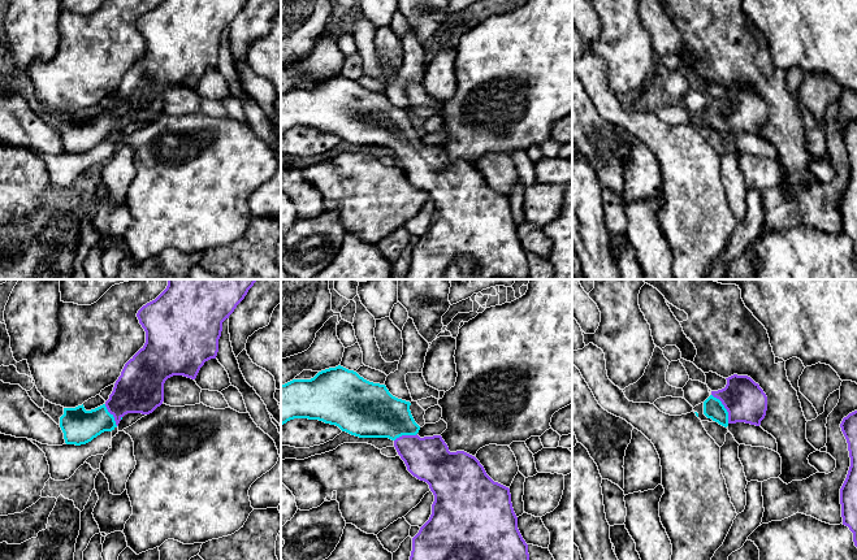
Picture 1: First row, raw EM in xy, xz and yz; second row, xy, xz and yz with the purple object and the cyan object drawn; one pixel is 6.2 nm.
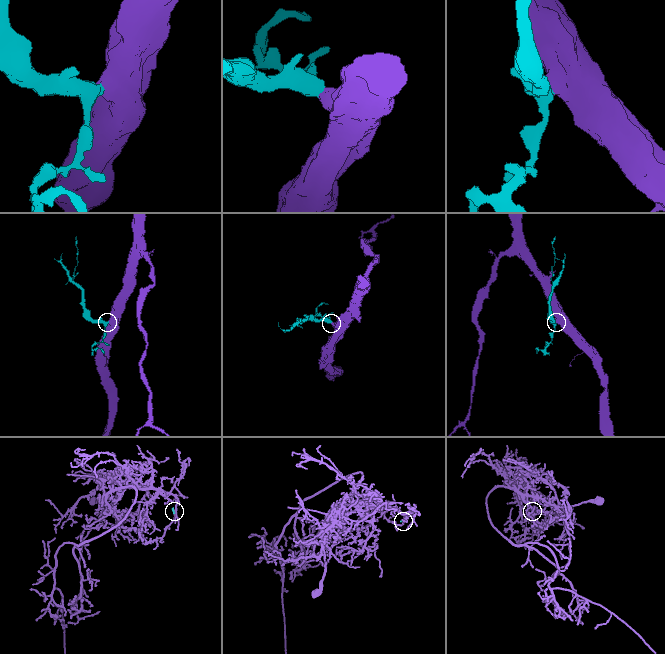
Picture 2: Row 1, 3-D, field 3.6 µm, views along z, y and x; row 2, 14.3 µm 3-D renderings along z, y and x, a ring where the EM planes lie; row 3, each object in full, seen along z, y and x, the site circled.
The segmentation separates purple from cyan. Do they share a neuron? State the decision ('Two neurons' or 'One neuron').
One neuron

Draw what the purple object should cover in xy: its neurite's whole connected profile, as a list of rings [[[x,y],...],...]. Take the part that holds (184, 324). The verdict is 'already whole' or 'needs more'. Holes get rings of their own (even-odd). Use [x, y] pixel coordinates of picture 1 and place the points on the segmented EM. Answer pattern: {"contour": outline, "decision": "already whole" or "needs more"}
{"contour": [[[166,279],[166,288],[152,301],[143,305],[137,317],[146,331],[144,346],[125,364],[109,399],[100,407],[86,411],[83,404],[64,408],[60,427],[66,444],[86,444],[104,431],[114,430],[127,413],[150,414],[164,401],[164,383],[173,375],[195,379],[205,361],[216,359],[222,322],[229,318],[257,279]]], "decision": "needs more"}

